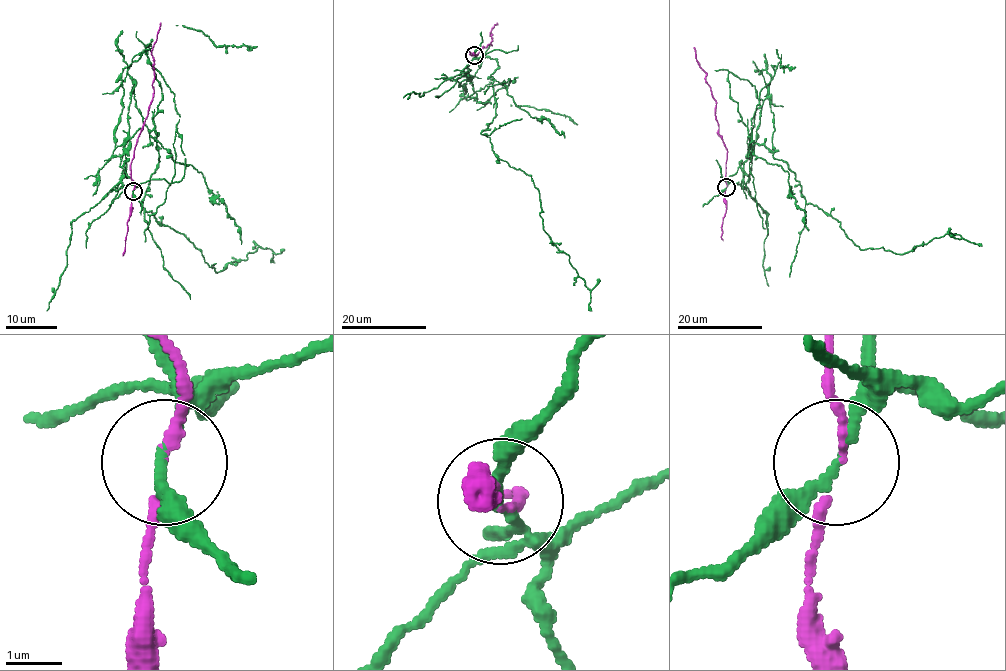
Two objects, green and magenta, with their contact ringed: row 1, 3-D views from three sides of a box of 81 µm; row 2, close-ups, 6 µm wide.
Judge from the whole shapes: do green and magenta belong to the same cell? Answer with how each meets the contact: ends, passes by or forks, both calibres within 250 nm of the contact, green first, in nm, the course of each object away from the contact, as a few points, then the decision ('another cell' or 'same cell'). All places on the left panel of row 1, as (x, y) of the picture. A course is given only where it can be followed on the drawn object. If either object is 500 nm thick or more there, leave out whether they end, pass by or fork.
green passes by; magenta passes by; 170 nm thick on the green side, 120 nm on the other; green runs (133, 192), (114, 128), (122, 70), (143, 52), (163, 100), (141, 205), (218, 272), (261, 247), (274, 262); magenta runs (133, 192), (131, 161), (154, 87), (151, 51), (160, 23); another cell

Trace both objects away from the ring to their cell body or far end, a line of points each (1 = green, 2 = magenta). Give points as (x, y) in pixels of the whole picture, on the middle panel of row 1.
1: (475, 55), (459, 85), (494, 58), (481, 133), (538, 190), (591, 311)
2: (475, 55), (492, 45), (490, 34), (497, 22)

